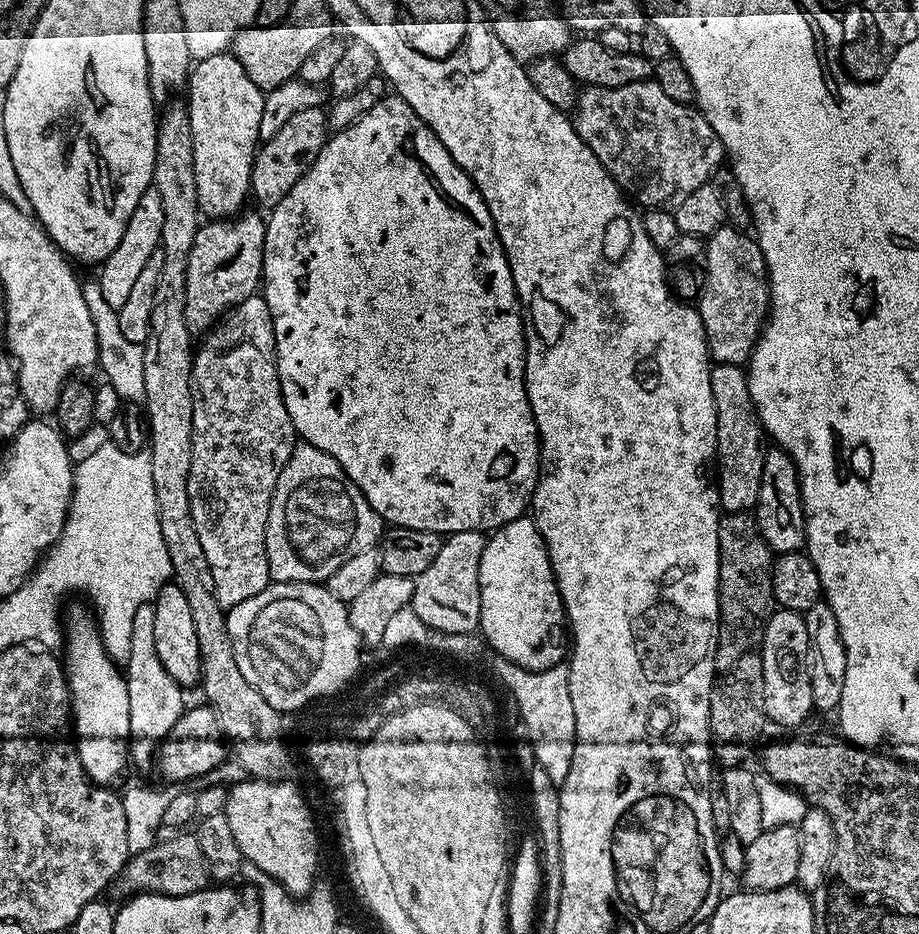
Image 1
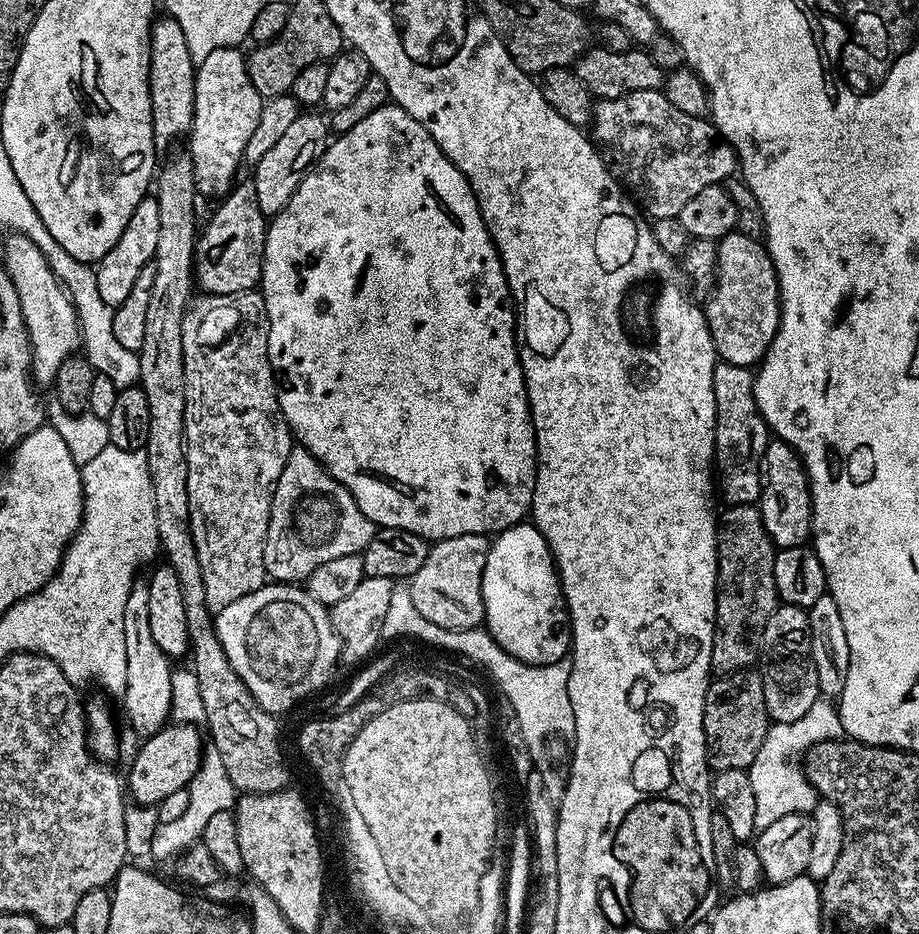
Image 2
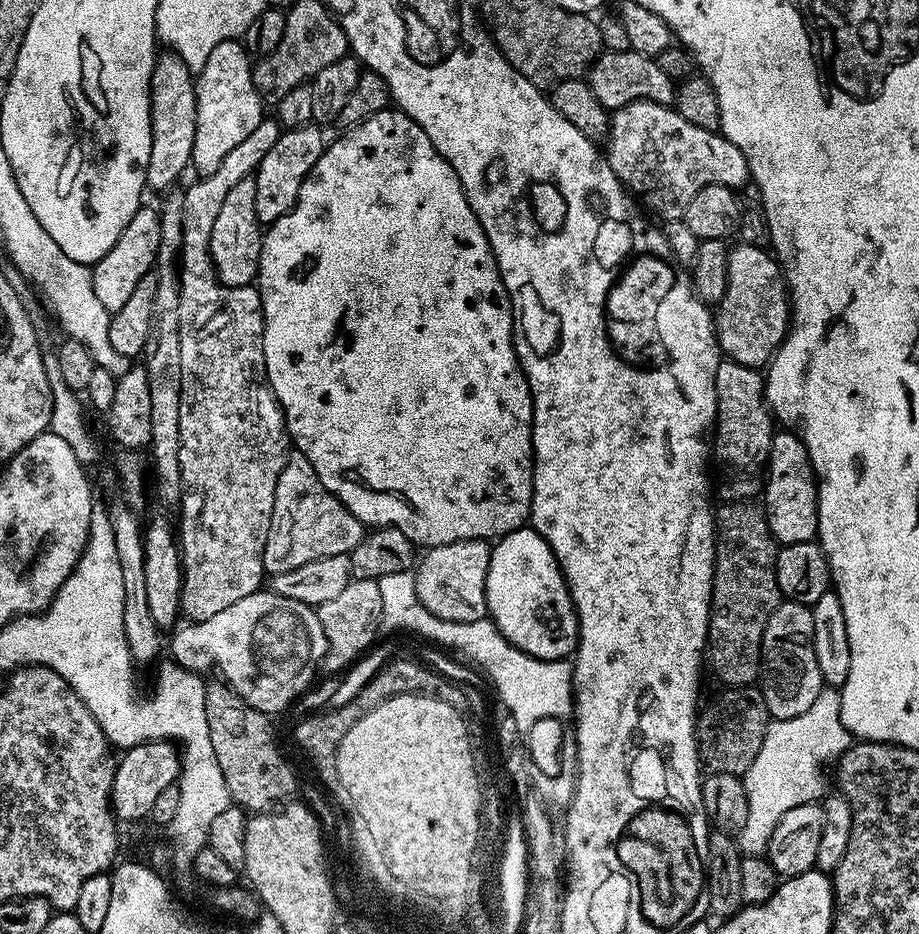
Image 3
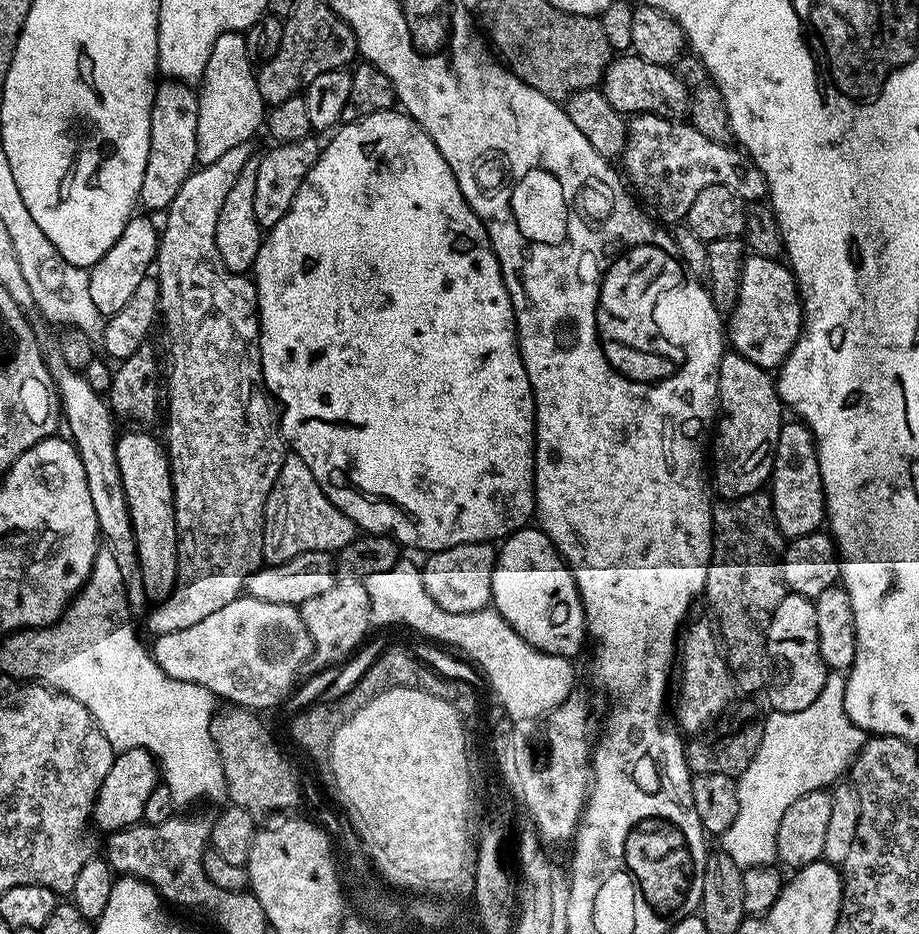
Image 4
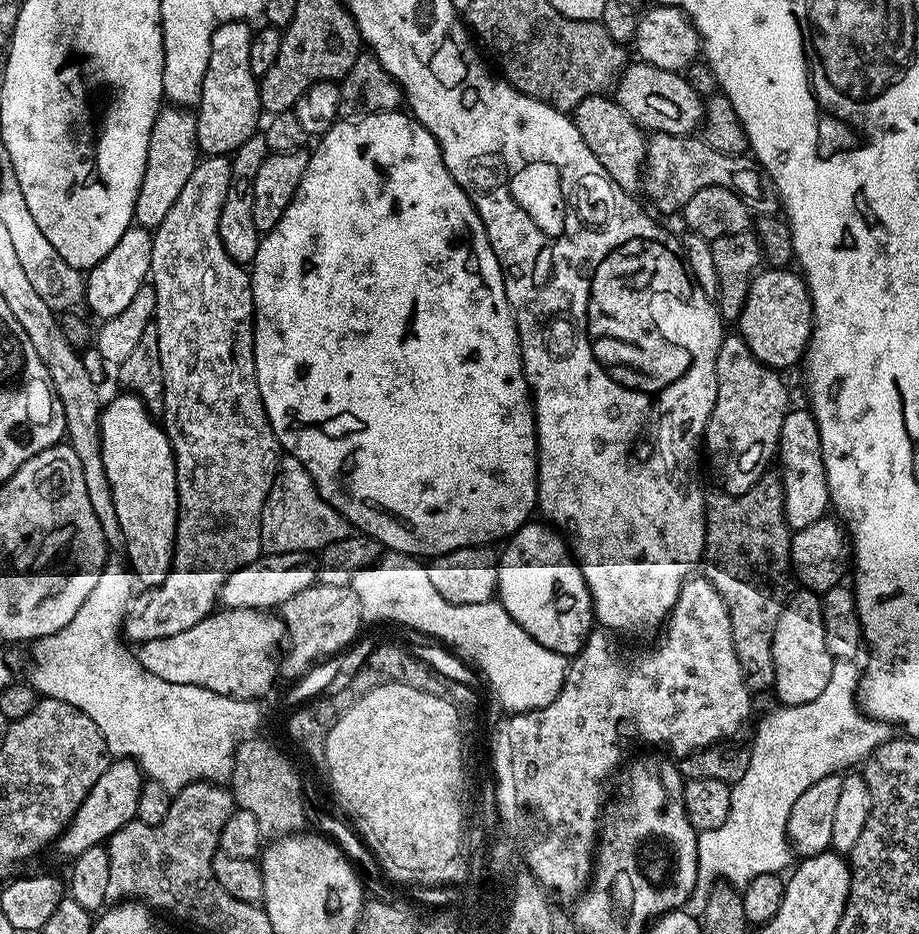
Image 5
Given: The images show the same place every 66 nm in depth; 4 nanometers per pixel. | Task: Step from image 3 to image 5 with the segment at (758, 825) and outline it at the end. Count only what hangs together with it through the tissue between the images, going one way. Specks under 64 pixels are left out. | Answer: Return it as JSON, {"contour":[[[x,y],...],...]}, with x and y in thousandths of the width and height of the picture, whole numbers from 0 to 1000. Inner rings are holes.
{"contour":[[[930,706],[910,707],[903,717],[903,730],[899,730],[890,747],[873,752],[873,756],[844,756],[841,762],[828,769],[823,789],[816,796],[816,820],[812,820],[812,829],[797,840],[794,872],[790,880],[786,880],[781,889],[768,889],[758,894],[763,939],[771,938],[775,944],[785,942],[797,949],[811,949],[823,937],[852,935],[852,929],[859,928],[857,920],[864,916],[855,893],[855,880],[860,880],[864,859],[868,859],[871,851],[886,842],[886,837],[930,823],[927,821],[941,813],[942,803],[960,799],[968,791],[967,776],[943,767],[934,753],[938,715],[931,710]]]}

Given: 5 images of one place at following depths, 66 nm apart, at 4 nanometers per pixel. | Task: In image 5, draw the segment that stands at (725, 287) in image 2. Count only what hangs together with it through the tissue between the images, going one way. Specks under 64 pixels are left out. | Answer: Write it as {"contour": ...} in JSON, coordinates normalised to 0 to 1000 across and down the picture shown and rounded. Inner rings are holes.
{"contour":[[[832,286],[823,292],[812,315],[812,328],[803,344],[803,359],[816,370],[816,379],[835,394],[854,396],[872,389],[884,360],[884,320],[874,294],[861,286]]]}

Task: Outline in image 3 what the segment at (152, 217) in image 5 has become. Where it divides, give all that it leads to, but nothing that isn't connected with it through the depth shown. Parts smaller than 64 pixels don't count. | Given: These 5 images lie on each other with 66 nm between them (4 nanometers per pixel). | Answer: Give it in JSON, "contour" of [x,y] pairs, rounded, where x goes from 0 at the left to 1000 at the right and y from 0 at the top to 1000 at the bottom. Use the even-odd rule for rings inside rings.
{"contour":[[[183,54],[171,59],[170,70],[165,72],[165,160],[163,161],[163,173],[159,182],[161,192],[160,200],[173,208],[184,204],[183,201],[205,180],[209,171],[209,162],[215,157],[213,148],[213,86],[211,78],[205,74],[202,66],[194,62],[192,57]]]}

